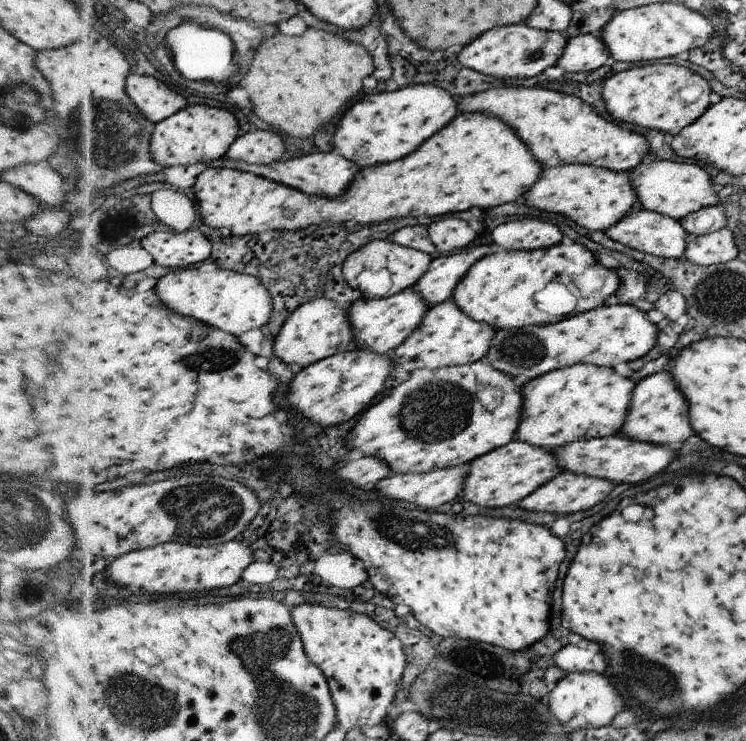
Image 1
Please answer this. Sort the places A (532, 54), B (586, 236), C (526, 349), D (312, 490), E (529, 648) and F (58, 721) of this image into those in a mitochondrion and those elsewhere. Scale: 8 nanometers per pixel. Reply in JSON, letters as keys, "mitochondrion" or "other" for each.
{"A":"mitochondrion","B":"other","C":"mitochondrion","D":"mitochondrion","E":"other","F":"other"}

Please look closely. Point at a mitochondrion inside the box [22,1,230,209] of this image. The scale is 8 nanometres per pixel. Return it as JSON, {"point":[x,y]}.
{"point":[111,134]}

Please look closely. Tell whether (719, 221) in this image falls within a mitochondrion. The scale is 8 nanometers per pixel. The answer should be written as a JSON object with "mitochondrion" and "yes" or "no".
{"mitochondrion":"no"}

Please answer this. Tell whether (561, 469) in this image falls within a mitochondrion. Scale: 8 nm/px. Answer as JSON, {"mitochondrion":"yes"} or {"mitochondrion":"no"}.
{"mitochondrion":"no"}

